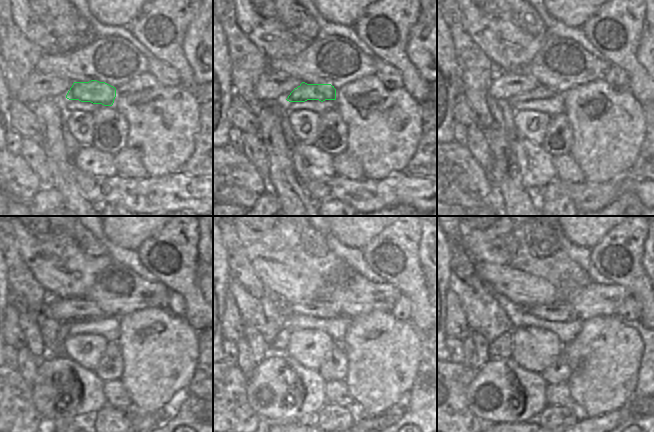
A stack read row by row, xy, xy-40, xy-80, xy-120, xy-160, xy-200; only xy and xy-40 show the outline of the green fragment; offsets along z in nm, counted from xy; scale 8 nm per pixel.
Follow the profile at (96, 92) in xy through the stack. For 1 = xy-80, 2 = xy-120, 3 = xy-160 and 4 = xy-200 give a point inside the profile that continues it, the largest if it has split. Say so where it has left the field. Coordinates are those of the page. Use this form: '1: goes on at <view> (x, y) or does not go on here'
1: goes on at xy-80 (541, 92)
2: goes on at xy-120 (63, 333)
3: goes on at xy-160 (280, 343)
4: goes on at xy-200 (501, 347)

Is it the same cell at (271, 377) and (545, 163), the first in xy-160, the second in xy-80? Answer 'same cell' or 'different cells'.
same cell

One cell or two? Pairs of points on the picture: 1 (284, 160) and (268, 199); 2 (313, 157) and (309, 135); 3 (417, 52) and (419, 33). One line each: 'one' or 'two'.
1: two
2: two
3: one

